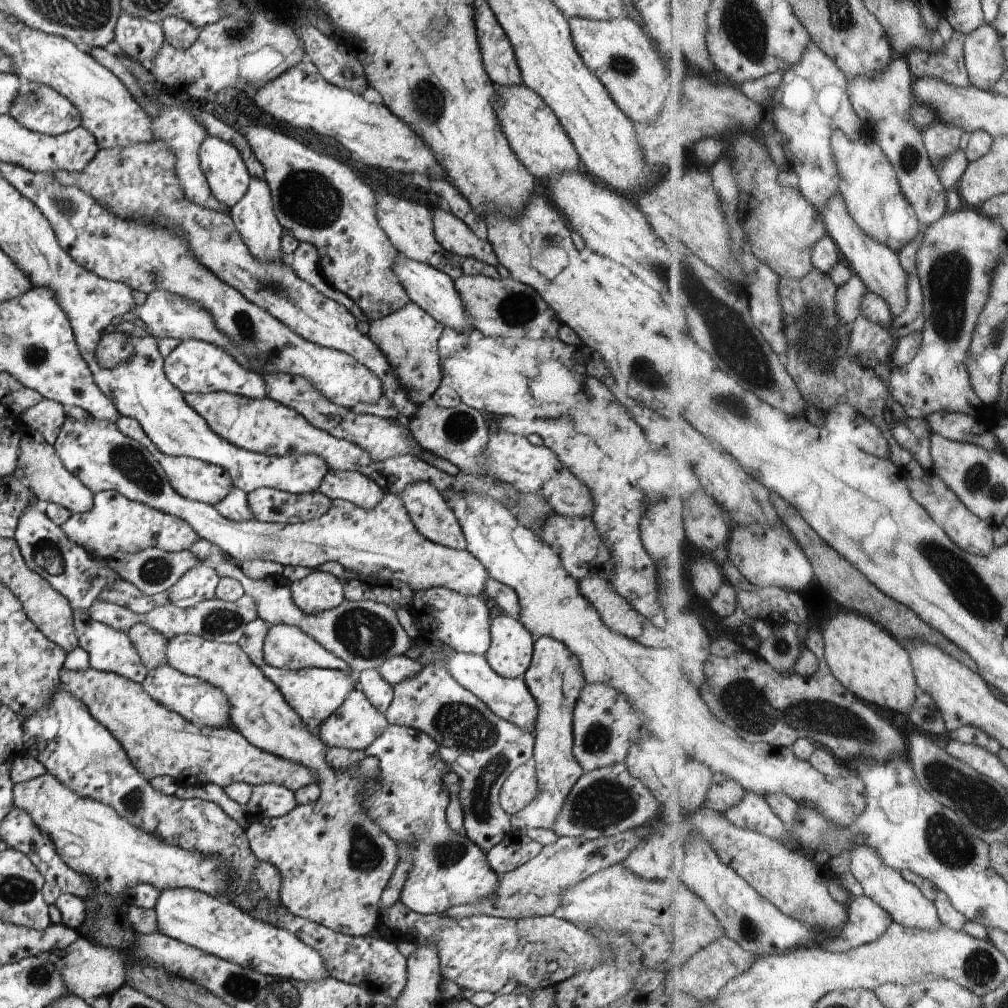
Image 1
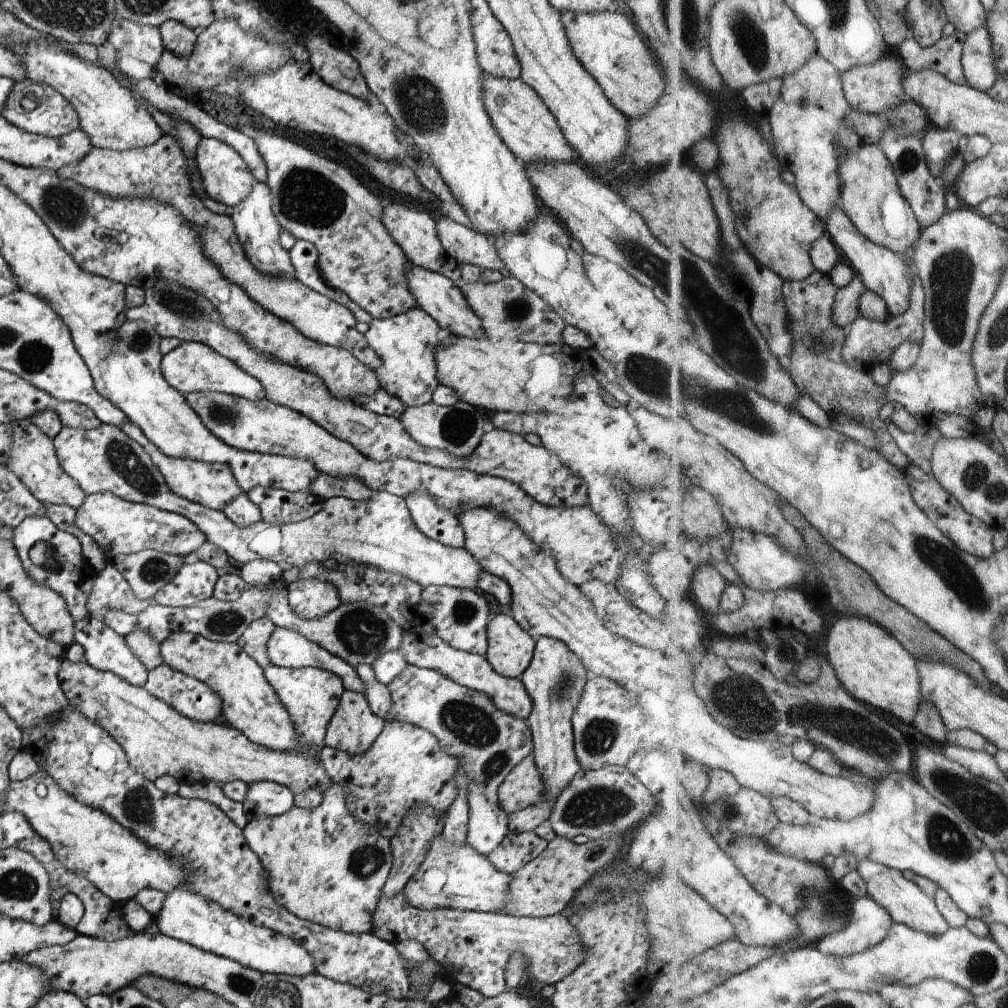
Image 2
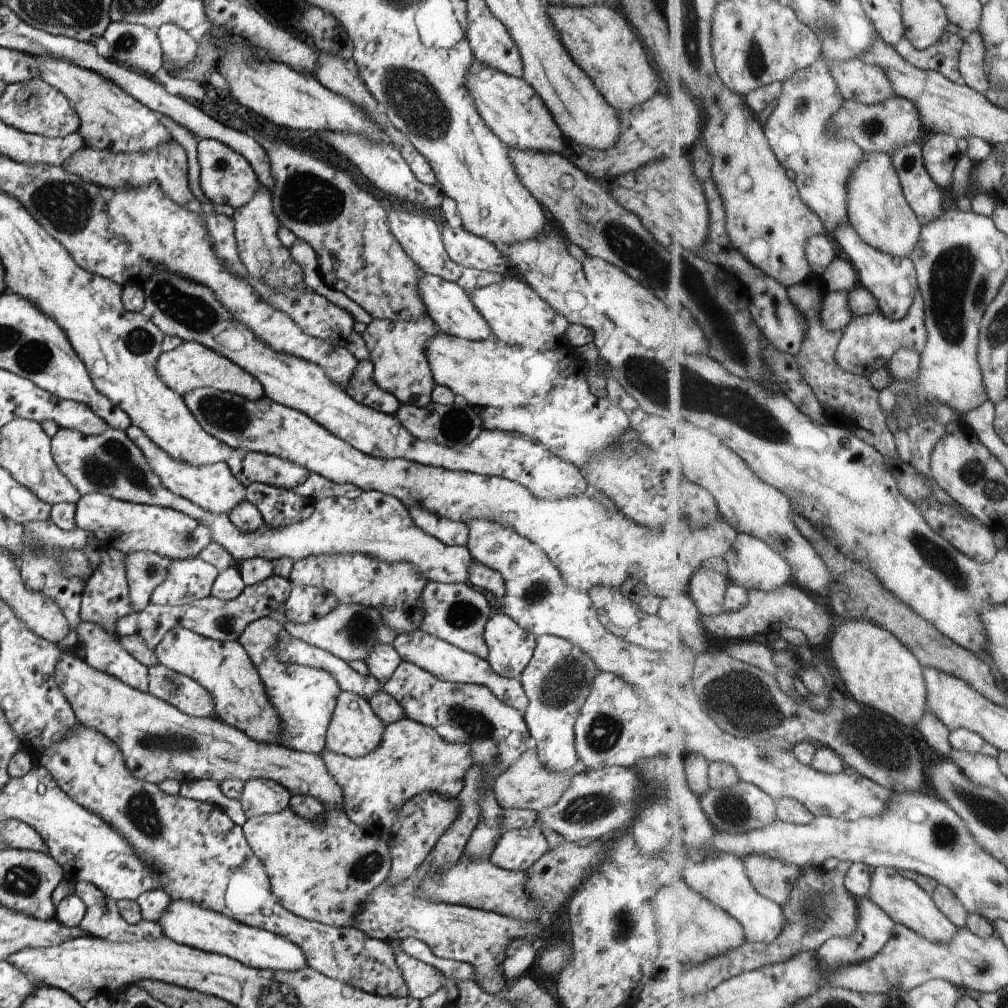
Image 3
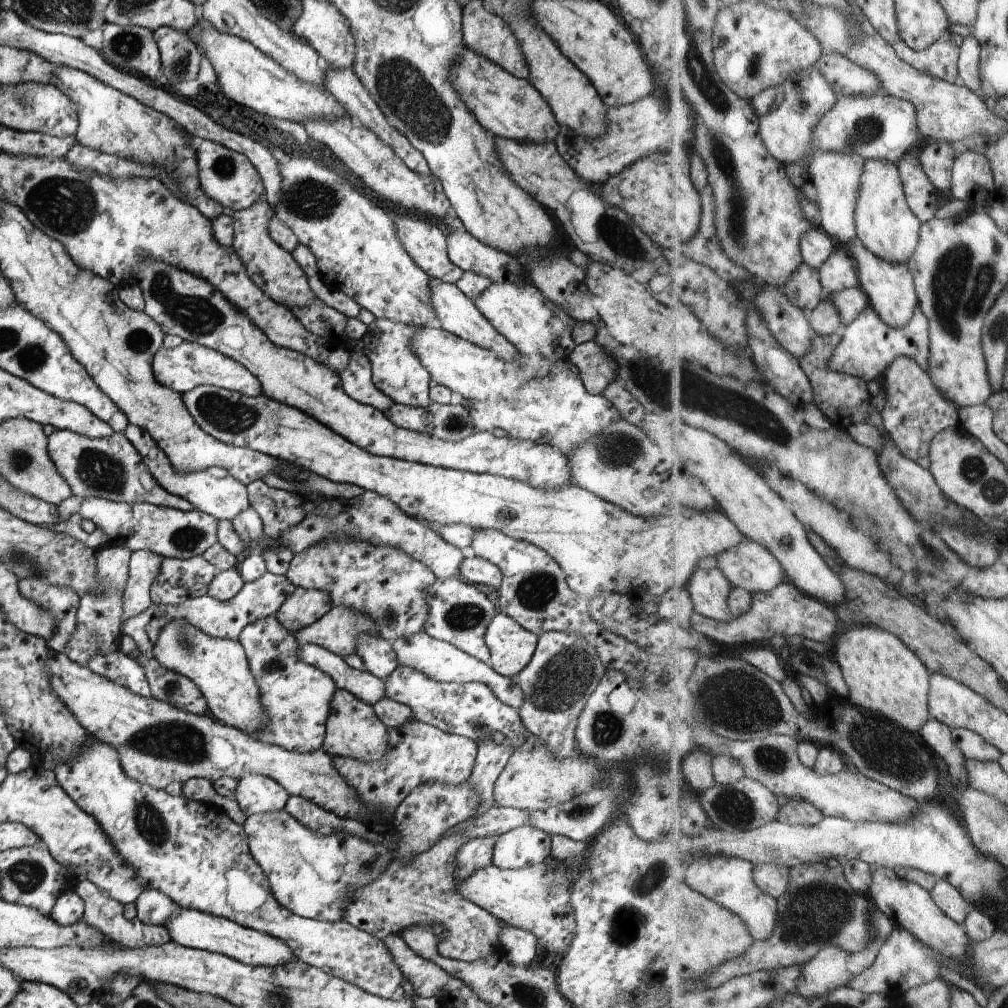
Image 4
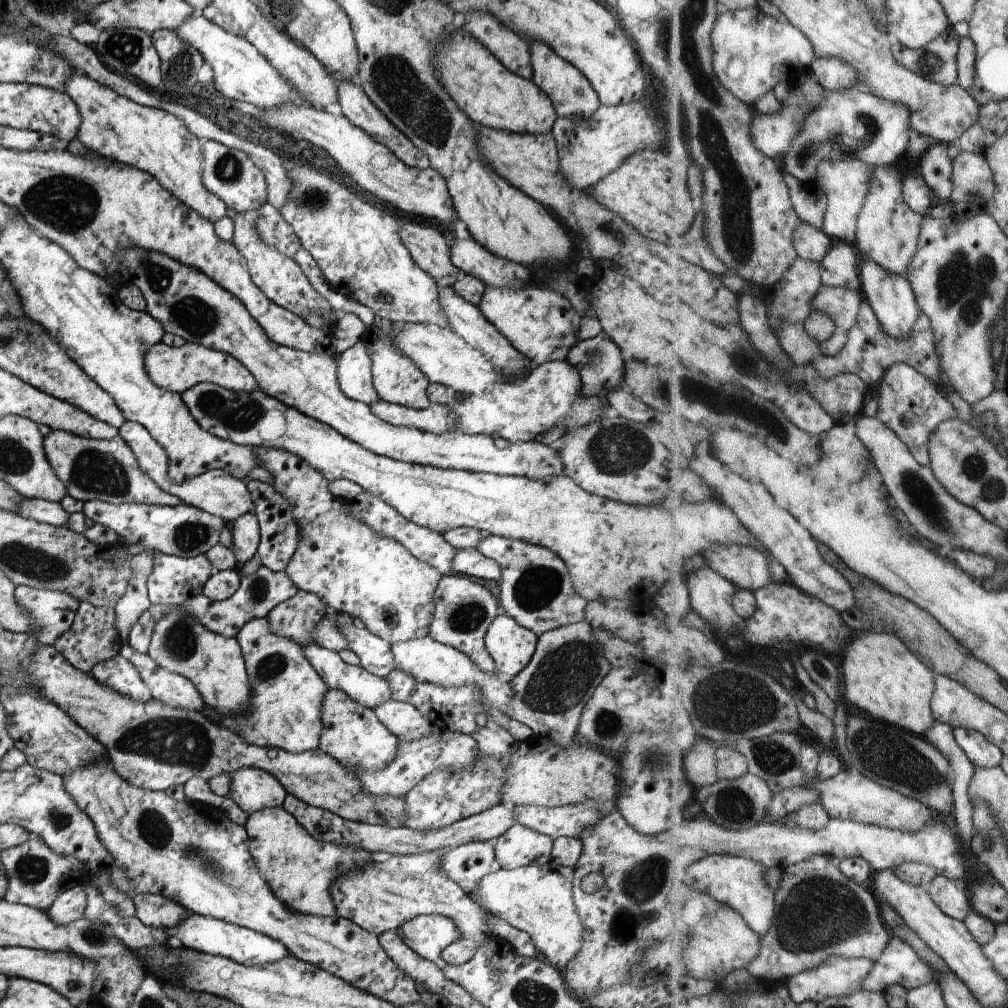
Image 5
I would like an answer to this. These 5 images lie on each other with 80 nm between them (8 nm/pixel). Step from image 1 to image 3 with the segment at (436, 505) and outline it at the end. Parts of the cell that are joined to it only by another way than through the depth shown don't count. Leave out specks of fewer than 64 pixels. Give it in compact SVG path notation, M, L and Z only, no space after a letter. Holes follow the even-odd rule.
M412 504L408 513L416 527L440 540L443 544L466 546L468 526L465 523L435 516L419 505Z

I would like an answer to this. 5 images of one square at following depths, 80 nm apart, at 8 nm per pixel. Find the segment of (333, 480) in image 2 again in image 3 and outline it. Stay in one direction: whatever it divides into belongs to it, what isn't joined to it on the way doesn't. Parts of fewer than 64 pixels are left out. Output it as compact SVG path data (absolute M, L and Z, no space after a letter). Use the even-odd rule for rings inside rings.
M309 473L304 482L288 489L299 496L312 498L315 502L327 497L347 497L348 499L355 499L362 491L354 484L334 483L315 473Z

